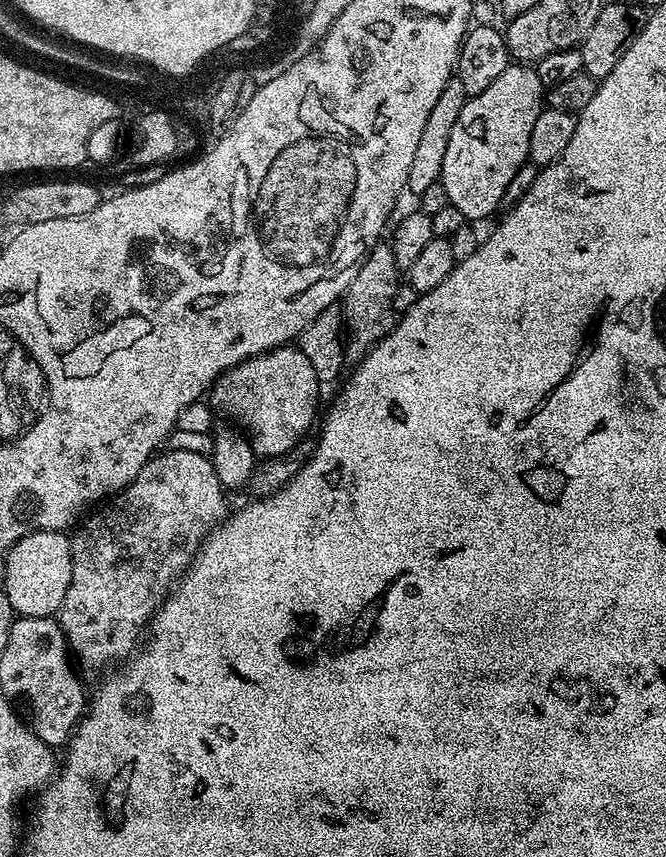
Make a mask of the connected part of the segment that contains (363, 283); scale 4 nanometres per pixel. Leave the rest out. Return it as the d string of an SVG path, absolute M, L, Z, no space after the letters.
M381 242L368 251L368 256L360 264L358 274L350 282L342 297L342 324L346 329L344 359L358 362L382 338L396 327L398 311L394 298L402 288L402 270L394 262L391 243Z

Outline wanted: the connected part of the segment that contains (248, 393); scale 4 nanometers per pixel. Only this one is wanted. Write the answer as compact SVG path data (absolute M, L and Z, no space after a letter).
M285 346L252 356L222 373L210 389L210 403L213 413L237 420L232 422L247 435L257 457L279 458L293 451L312 423L313 428L317 423L320 388L322 381L314 374L306 354L299 346Z

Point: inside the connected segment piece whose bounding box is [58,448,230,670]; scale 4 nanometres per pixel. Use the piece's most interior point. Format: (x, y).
(124, 558)

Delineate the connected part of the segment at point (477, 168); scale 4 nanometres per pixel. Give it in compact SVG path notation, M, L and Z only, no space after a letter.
M512 62L502 75L491 86L482 90L482 94L469 96L466 106L462 106L462 114L458 114L458 122L454 122L454 130L450 134L450 142L446 145L446 158L442 161L440 184L446 190L448 203L463 214L465 221L477 222L487 216L497 215L496 207L504 204L506 186L510 186L514 174L523 164L529 163L530 134L534 130L534 122L538 122L538 114L546 104L546 89L538 78L535 67L524 62Z

